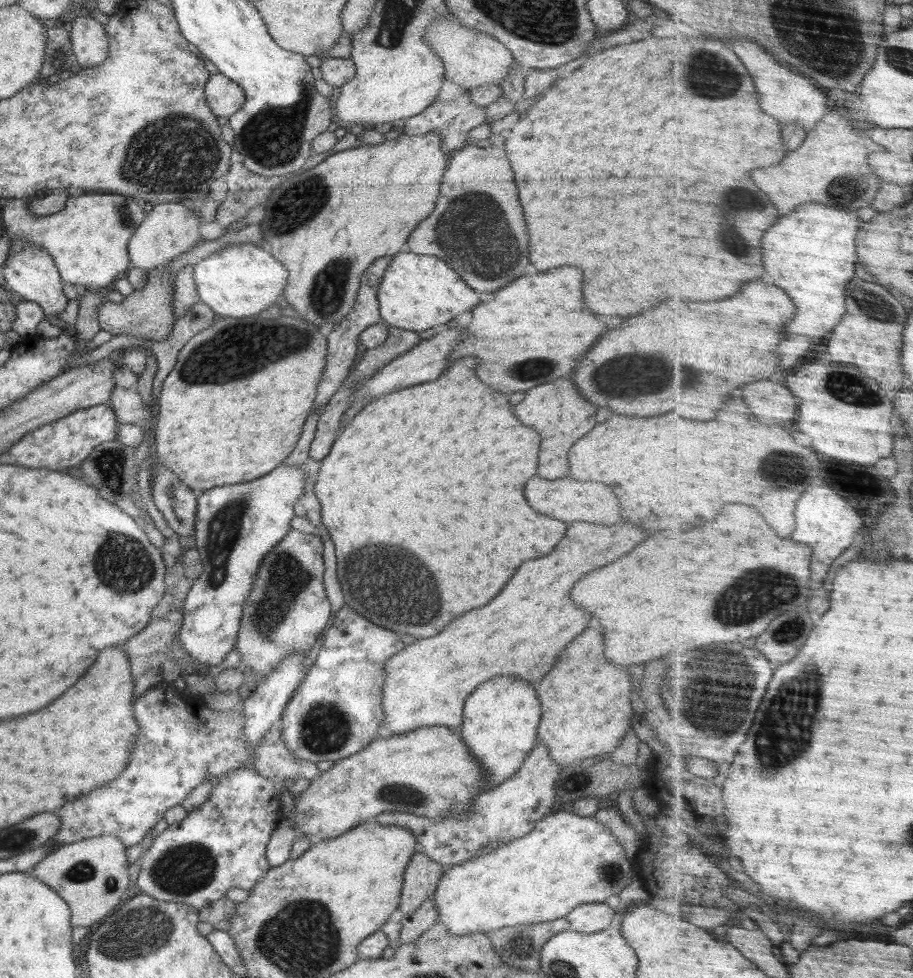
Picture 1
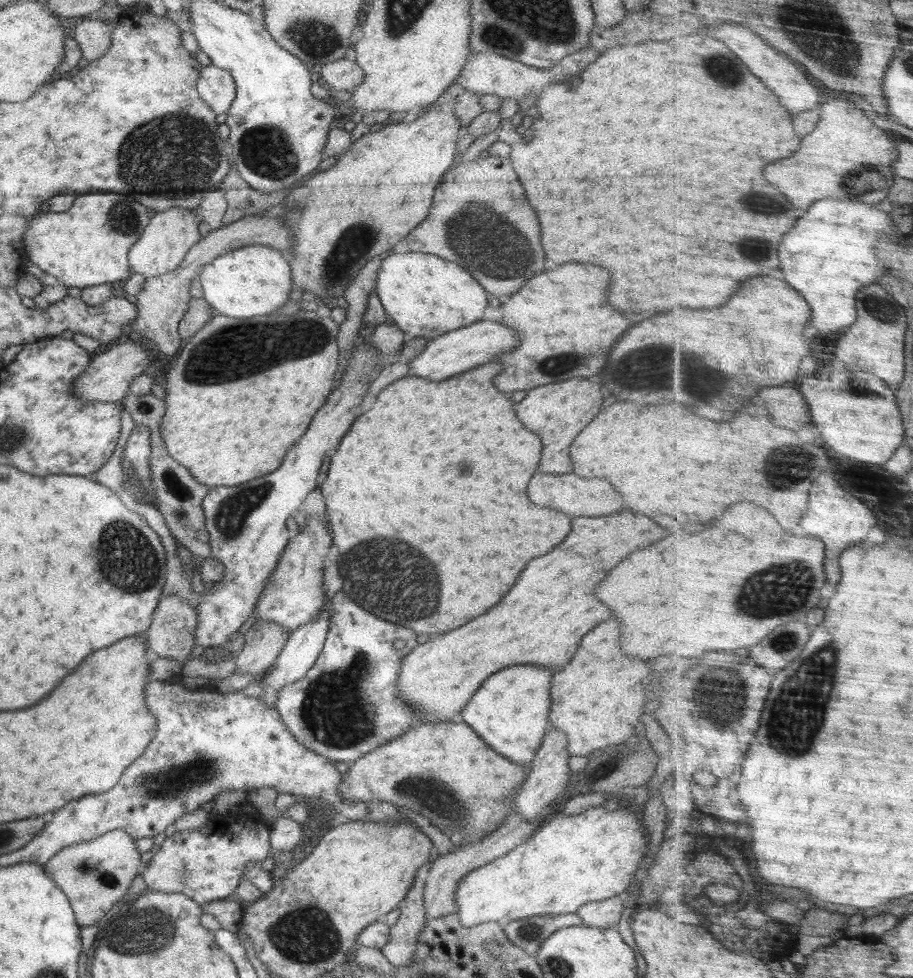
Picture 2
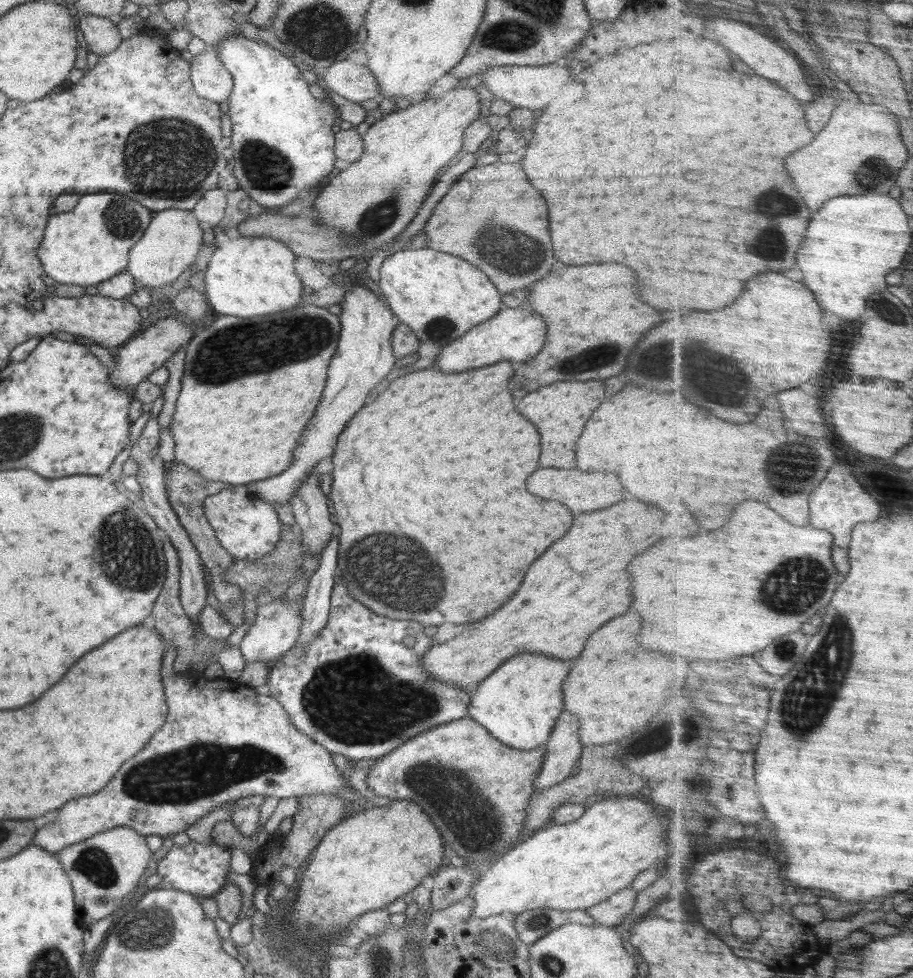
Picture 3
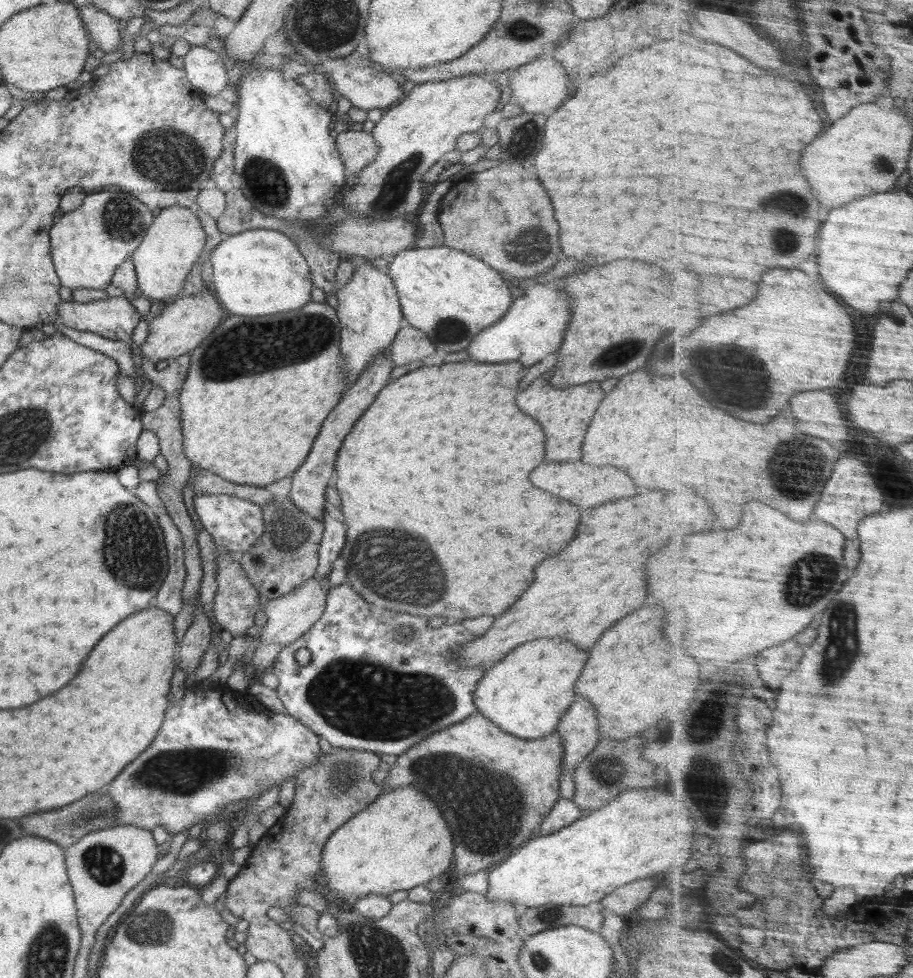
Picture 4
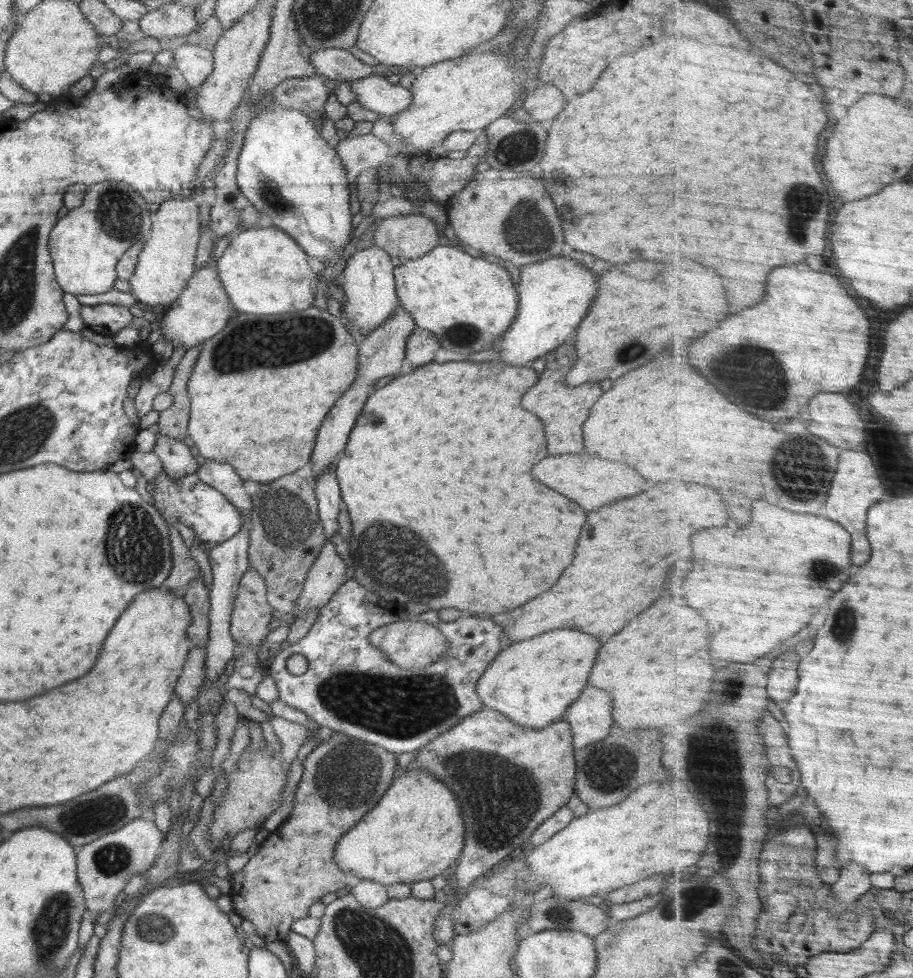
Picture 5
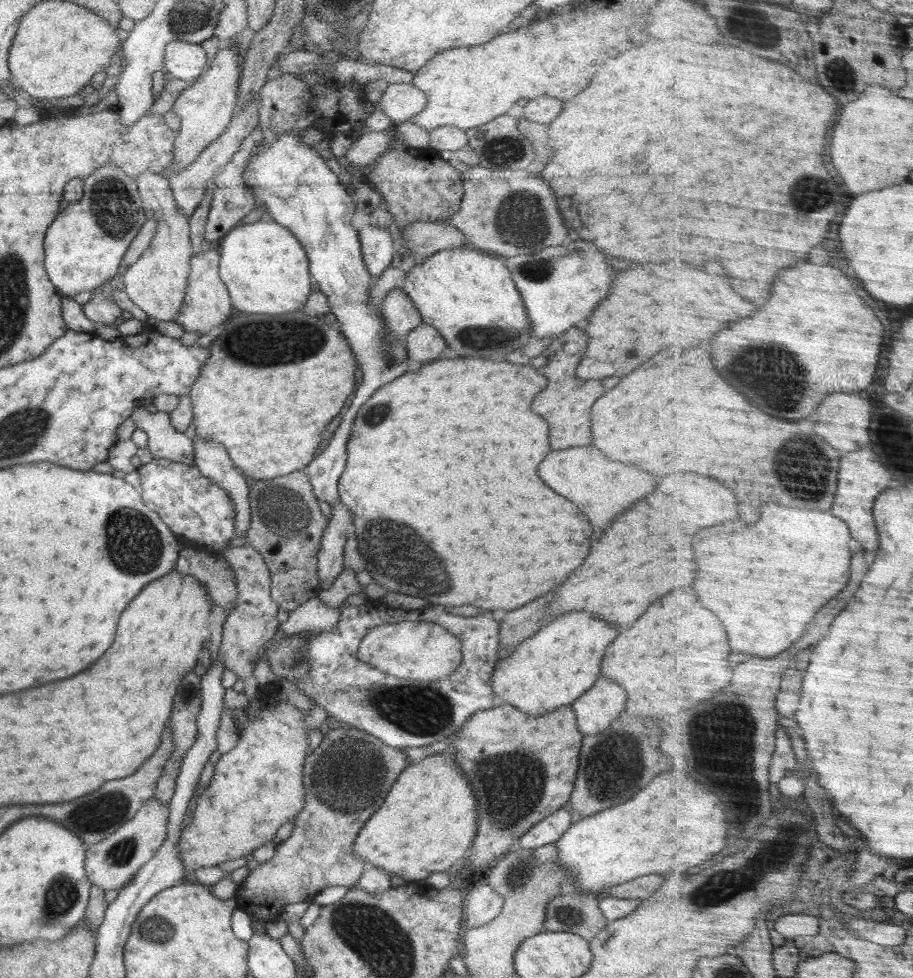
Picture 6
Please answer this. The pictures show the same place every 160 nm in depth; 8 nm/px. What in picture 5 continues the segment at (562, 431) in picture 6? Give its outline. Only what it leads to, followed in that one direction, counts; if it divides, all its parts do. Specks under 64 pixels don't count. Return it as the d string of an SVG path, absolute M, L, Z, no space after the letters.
M572 340L546 353L546 370L540 374L540 380L534 384L534 388L530 388L528 394L524 394L524 398L522 398L522 406L526 410L534 412L544 422L544 430L546 430L546 438L548 438L548 454L580 454L580 452L584 452L582 424L588 418L592 404L602 394L602 392L590 392L592 386L568 388L564 384L566 374L572 370L572 366L576 362L576 354Z

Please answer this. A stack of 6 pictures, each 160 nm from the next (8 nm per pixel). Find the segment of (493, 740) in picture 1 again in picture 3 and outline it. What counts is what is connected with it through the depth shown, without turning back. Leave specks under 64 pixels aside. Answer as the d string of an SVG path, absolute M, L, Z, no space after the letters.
M518 654L506 660L471 695L468 716L482 725L494 738L518 750L544 747L560 714L562 682L568 666L562 660L542 654Z

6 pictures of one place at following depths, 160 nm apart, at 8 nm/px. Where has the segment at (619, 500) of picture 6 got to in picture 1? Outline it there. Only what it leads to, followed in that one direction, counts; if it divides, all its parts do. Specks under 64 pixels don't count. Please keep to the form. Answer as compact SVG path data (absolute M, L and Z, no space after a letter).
M532 476L524 488L524 496L528 504L552 518L558 518L562 522L598 522L604 526L612 526L622 522L620 516L620 502L612 494L612 490L600 482L576 482L574 478L558 478L558 480L544 480L540 476Z

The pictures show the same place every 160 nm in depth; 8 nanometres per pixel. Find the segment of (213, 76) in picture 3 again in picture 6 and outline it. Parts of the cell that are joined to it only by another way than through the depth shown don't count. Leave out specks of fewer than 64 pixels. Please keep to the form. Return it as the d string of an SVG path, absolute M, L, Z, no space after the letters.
M172 41L165 46L164 71L174 78L194 81L206 70L206 60L206 51L201 44Z

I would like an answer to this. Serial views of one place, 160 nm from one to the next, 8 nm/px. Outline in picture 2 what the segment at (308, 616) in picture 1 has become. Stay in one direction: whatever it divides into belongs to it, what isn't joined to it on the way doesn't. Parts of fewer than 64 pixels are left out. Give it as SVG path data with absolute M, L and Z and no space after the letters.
M306 514L305 522L304 530L292 535L277 567L269 575L268 584L255 604L257 619L253 625L260 621L272 621L282 625L290 634L299 626L313 621L322 609L330 605L323 586L323 564L326 553L333 544L333 538L325 529L324 523L315 516Z

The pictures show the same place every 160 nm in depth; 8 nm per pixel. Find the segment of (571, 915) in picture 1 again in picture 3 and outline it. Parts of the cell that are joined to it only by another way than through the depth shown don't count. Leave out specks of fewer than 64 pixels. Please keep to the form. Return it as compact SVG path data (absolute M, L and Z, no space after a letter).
M628 887L615 892L610 898L587 909L596 925L615 927L629 920L635 905L637 892Z

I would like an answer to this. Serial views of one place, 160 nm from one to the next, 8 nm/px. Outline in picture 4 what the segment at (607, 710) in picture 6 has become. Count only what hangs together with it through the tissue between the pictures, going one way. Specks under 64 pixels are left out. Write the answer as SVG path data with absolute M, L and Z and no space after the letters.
M576 698L570 704L570 708L560 719L556 732L561 736L563 744L563 772L576 768L602 737L594 708L586 698Z

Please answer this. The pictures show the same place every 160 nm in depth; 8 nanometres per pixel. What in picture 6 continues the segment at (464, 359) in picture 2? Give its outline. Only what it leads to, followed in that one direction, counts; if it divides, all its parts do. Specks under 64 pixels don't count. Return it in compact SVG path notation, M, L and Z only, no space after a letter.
M567 240L561 245L541 248L534 254L506 258L504 262L527 308L533 335L540 338L555 338L570 327L581 326L578 322L586 320L594 312L594 308L606 298L606 286L610 292L614 272L612 266L606 264L604 254L598 252L592 242L584 240Z

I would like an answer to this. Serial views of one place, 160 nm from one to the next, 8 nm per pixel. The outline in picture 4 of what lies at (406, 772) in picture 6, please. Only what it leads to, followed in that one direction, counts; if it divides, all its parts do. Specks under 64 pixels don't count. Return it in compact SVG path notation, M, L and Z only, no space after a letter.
M402 786L402 788L394 788L394 790L389 789L390 792L382 794L382 792L364 809L360 812L357 812L350 820L347 820L342 826L339 826L331 835L330 838L326 841L326 844L323 848L322 853L322 868L324 876L328 879L327 888L330 888L332 892L336 892L336 896L340 900L344 900L349 904L352 904L352 900L363 897L367 894L379 894L384 896L389 896L396 890L407 890L411 888L426 885L427 882L430 882L431 878L442 875L444 872L450 870L450 860L453 857L454 843L452 838L452 833L448 824L444 822L438 806L420 790L416 788L410 788L410 786Z

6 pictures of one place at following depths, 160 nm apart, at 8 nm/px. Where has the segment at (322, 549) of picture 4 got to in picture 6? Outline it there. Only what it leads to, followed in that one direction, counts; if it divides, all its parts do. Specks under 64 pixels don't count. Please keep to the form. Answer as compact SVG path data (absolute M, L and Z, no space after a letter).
M292 131L276 132L269 142L261 142L250 165L242 173L243 184L249 186L248 192L255 200L264 203L268 218L288 228L301 242L309 258L311 280L328 297L330 312L342 324L341 333L352 349L357 368L362 370L362 382L339 415L338 428L332 439L324 445L324 451L305 466L315 497L331 506L340 501L338 481L345 469L348 437L358 409L382 384L402 376L408 360L405 345L387 339L389 330L380 306L370 304L368 290L373 284L373 276L366 268L359 234L350 223L356 208L351 195L341 184L342 179L330 170L314 149L302 142L300 132Z

